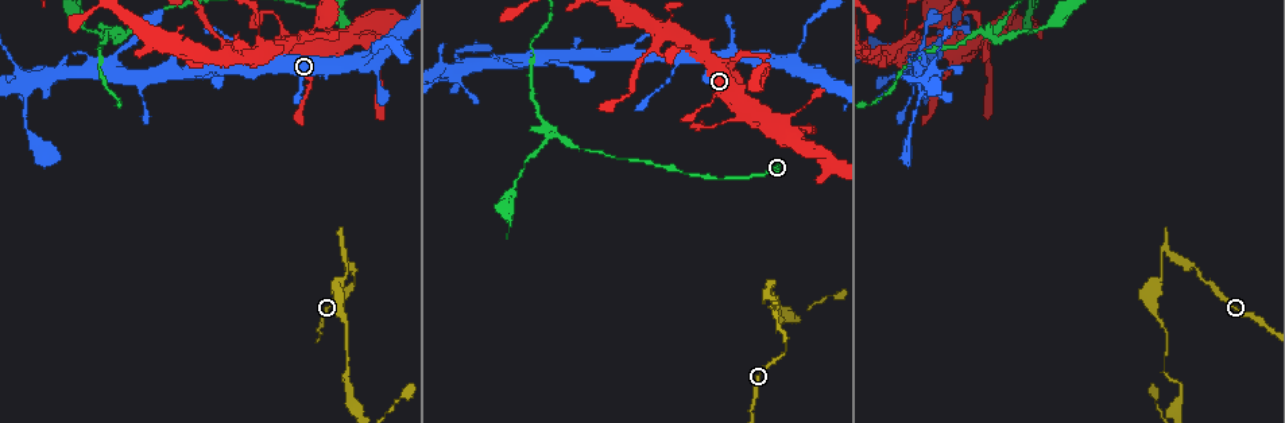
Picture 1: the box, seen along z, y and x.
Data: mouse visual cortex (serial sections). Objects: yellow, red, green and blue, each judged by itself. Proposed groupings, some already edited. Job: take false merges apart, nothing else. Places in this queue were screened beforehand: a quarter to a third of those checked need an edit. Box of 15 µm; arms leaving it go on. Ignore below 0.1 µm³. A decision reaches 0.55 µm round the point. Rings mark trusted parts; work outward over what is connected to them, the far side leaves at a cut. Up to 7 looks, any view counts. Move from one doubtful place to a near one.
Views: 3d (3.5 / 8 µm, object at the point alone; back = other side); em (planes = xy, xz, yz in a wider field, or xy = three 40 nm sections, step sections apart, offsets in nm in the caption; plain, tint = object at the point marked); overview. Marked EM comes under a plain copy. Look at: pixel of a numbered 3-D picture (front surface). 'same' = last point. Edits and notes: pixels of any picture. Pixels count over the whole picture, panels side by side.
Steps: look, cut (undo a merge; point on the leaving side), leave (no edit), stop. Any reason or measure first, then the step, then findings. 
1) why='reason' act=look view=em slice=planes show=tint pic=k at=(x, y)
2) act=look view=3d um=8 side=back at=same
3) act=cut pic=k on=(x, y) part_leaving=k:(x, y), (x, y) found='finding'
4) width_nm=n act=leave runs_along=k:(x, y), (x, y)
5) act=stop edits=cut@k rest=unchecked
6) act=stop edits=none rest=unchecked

why='small branch off a trunk' act=look view=3d um=3.5 side=back pic=1 at=(664, 29)

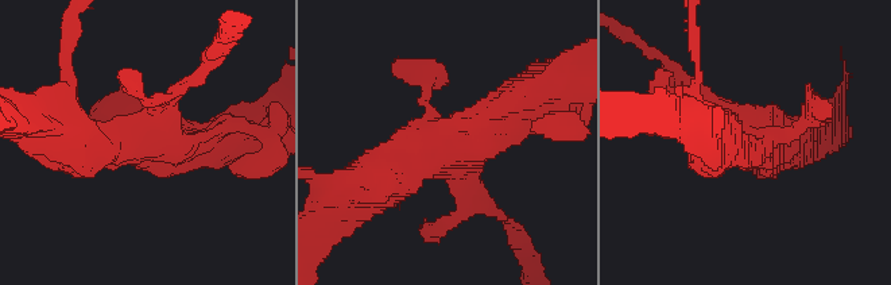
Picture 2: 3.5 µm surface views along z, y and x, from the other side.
act=look view=em slice=xy step=3 show=tint pic=2 at=(138, 144)

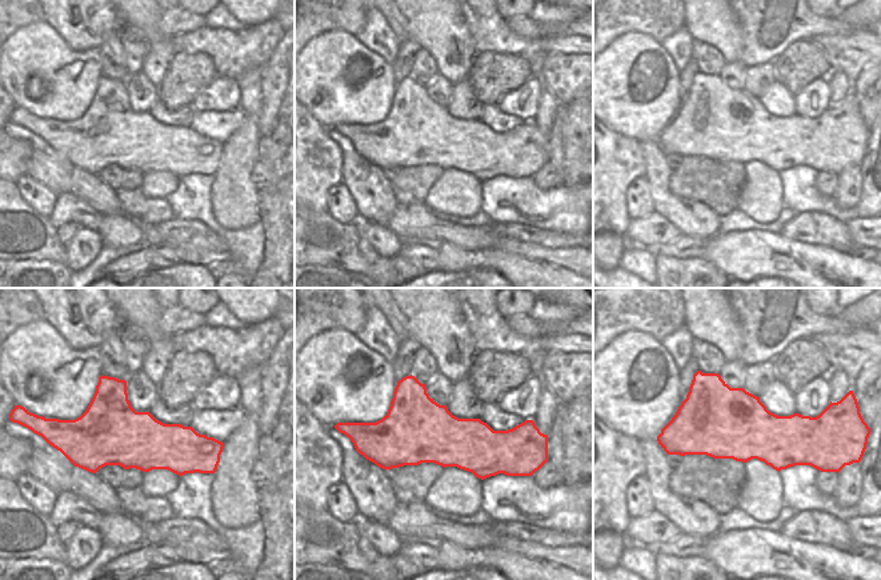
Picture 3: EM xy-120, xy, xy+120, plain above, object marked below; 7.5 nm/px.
why='another direction' act=look view=em slice=xy step=1 show=tint at=same

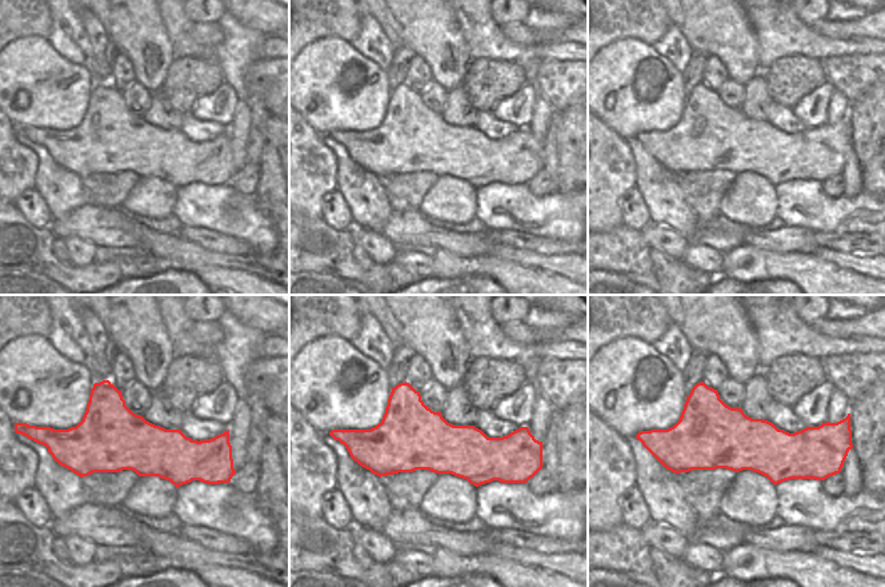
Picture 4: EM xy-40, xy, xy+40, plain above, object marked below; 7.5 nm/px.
act=leave found='all the same cell'

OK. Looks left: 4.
why='abrupt turn' act=look view=3d um=3.5 pic=1 at=(779, 302)

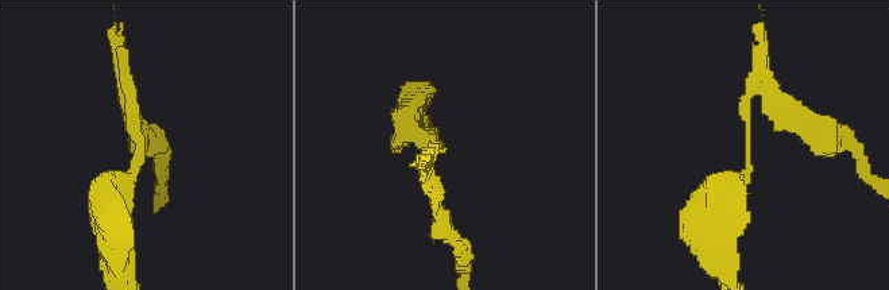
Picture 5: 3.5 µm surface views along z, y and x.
arm_widths_nm=100,250 act=look view=em slice=xy step=1 show=tint pic=5 at=(437, 149)

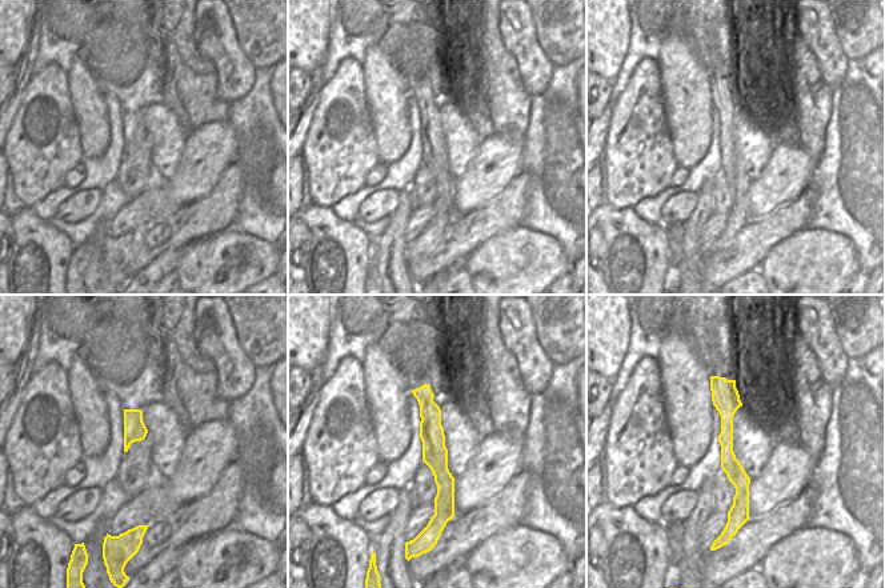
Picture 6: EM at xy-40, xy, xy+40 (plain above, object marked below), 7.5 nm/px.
act=cut pic=5 on=(136, 158) found='two cells meet here'

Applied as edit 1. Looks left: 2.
why='branch point' act=look view=3d um=8 pic=1 at=(129, 30)

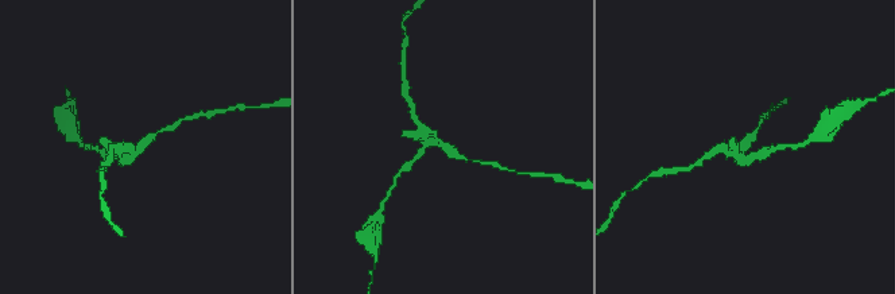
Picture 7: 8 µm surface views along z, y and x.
act=look view=em slice=xy step=3 show=tint pic=7 at=(442, 141)

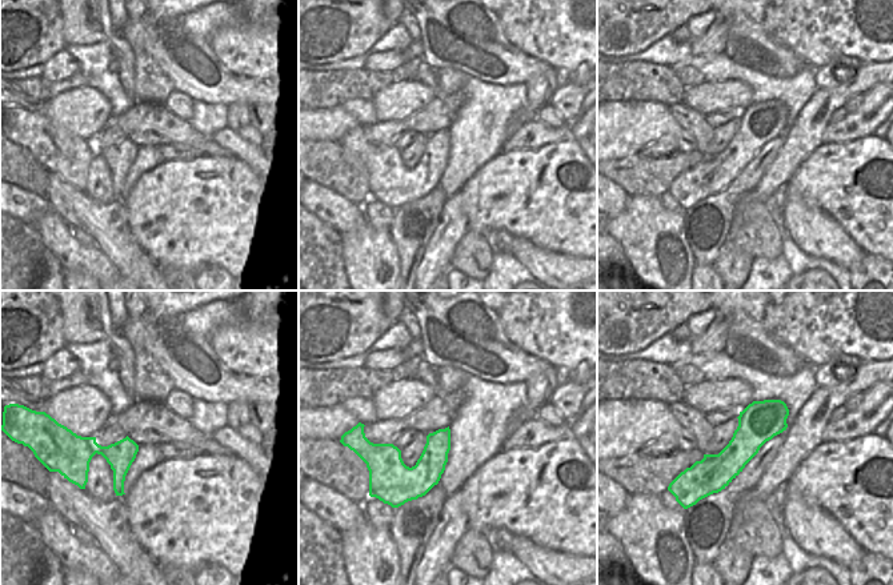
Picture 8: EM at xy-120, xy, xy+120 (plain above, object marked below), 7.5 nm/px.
width_nm=220 act=leave runs_along=8:(783, 407), (719, 471), (692, 480) found='all the same cell'

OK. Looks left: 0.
act=stop edits=cut@5 rest=unchecked

